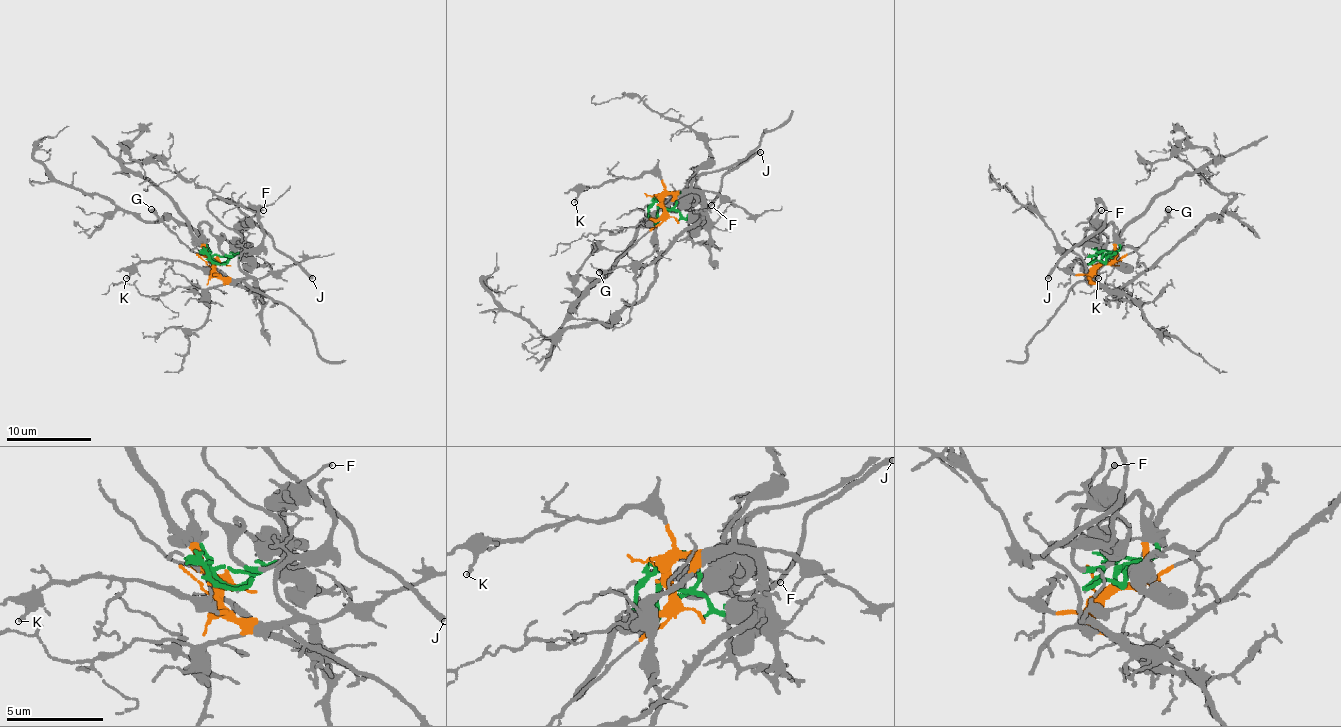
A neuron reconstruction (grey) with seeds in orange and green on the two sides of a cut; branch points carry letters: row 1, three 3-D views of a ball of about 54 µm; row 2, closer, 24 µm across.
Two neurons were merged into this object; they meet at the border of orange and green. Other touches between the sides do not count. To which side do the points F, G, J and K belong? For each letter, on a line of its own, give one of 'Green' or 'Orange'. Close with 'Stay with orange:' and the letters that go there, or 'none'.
F: Green
G: Orange
J: Green
K: Orange
Stay with orange: G, K

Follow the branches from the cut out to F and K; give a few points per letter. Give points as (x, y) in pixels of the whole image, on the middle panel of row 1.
F: (663, 206), (671, 209), (676, 198), (688, 187), (688, 192), (712, 204)
K: (663, 206), (663, 181), (650, 172), (631, 179), (618, 177), (584, 187), (573, 202)

